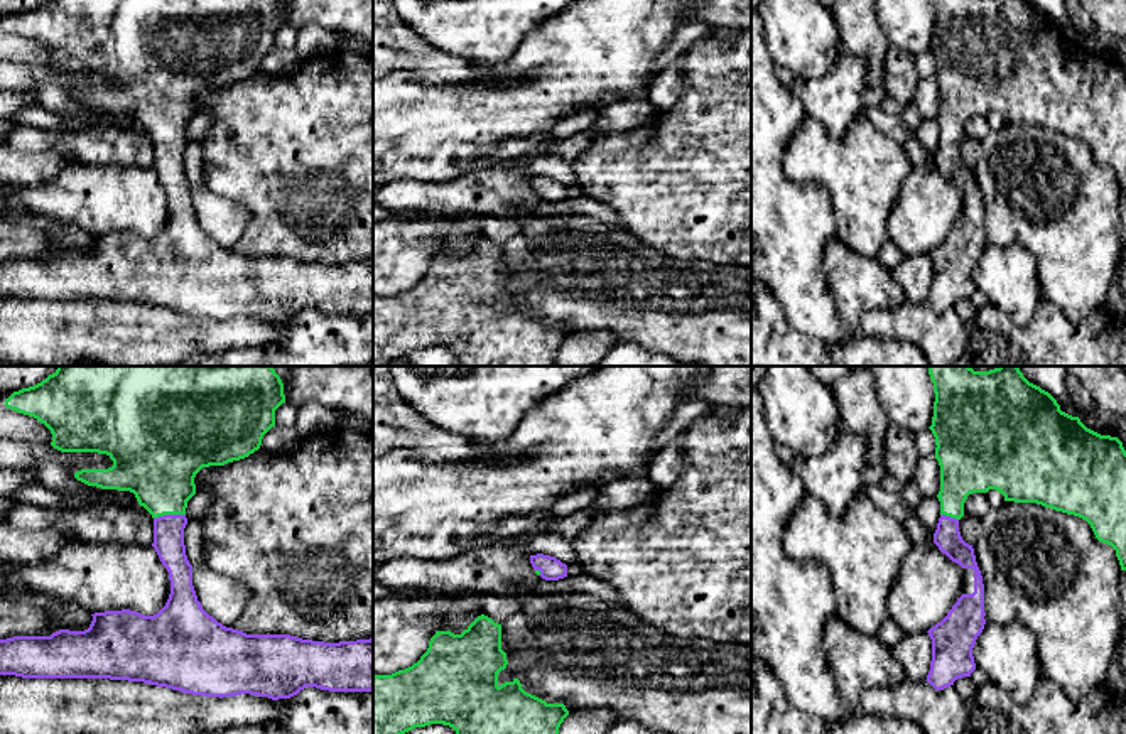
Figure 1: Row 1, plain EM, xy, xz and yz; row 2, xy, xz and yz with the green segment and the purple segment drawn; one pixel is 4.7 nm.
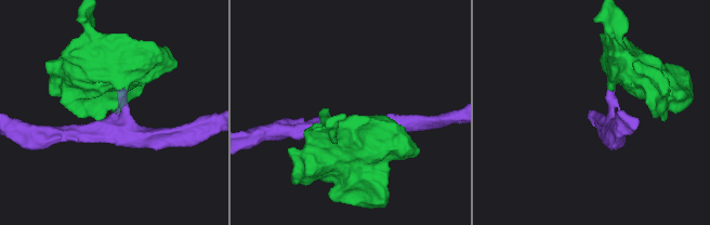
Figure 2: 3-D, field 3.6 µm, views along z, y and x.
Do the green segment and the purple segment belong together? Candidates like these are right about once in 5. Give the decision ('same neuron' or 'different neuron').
same neuron

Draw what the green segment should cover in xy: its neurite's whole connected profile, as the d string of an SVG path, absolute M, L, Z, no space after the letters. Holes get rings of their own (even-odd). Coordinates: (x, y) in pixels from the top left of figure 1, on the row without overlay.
M46 0L41 5L14 13L7 22L5 29L19 35L37 40L44 46L51 56L51 67L61 74L98 74L106 76L113 88L108 91L81 91L74 94L74 100L88 108L101 111L130 113L135 116L140 128L143 128L154 140L154 165L162 187L169 194L171 216L165 228L154 238L143 238L137 233L105 233L95 235L93 243L84 253L59 251L51 258L14 258L0 262L0 297L15 297L22 300L110 300L110 302L128 302L143 304L157 309L165 309L192 317L204 319L235 319L241 316L268 319L272 322L290 321L306 309L316 309L329 314L371 314L373 312L373 260L356 263L324 265L302 262L290 256L246 256L243 253L226 250L209 238L201 224L198 223L192 208L192 187L186 177L184 150L187 147L186 130L187 123L196 116L194 100L203 89L225 88L233 83L240 83L260 71L263 57L275 49L275 32L285 25L284 5L280 0Z

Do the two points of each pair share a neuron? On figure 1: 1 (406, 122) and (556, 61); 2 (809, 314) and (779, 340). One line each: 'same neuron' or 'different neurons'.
1: same neuron
2: different neurons

